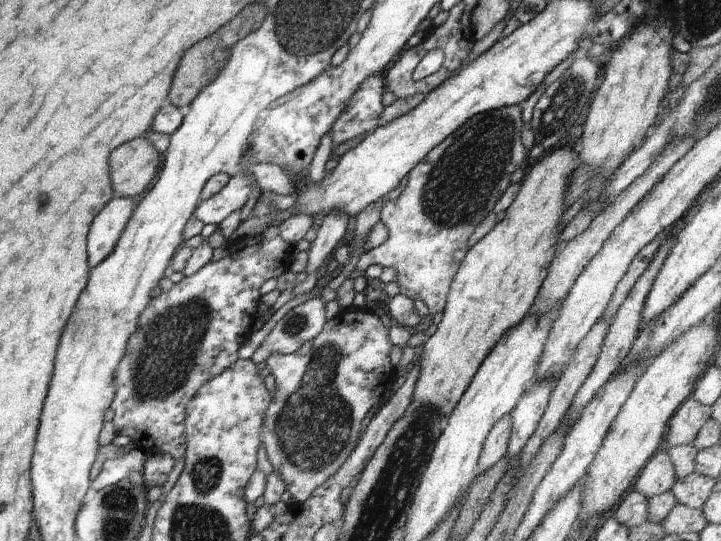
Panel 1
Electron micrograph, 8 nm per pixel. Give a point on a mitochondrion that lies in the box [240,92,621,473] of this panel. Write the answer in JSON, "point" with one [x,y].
{"point":[459,186]}

